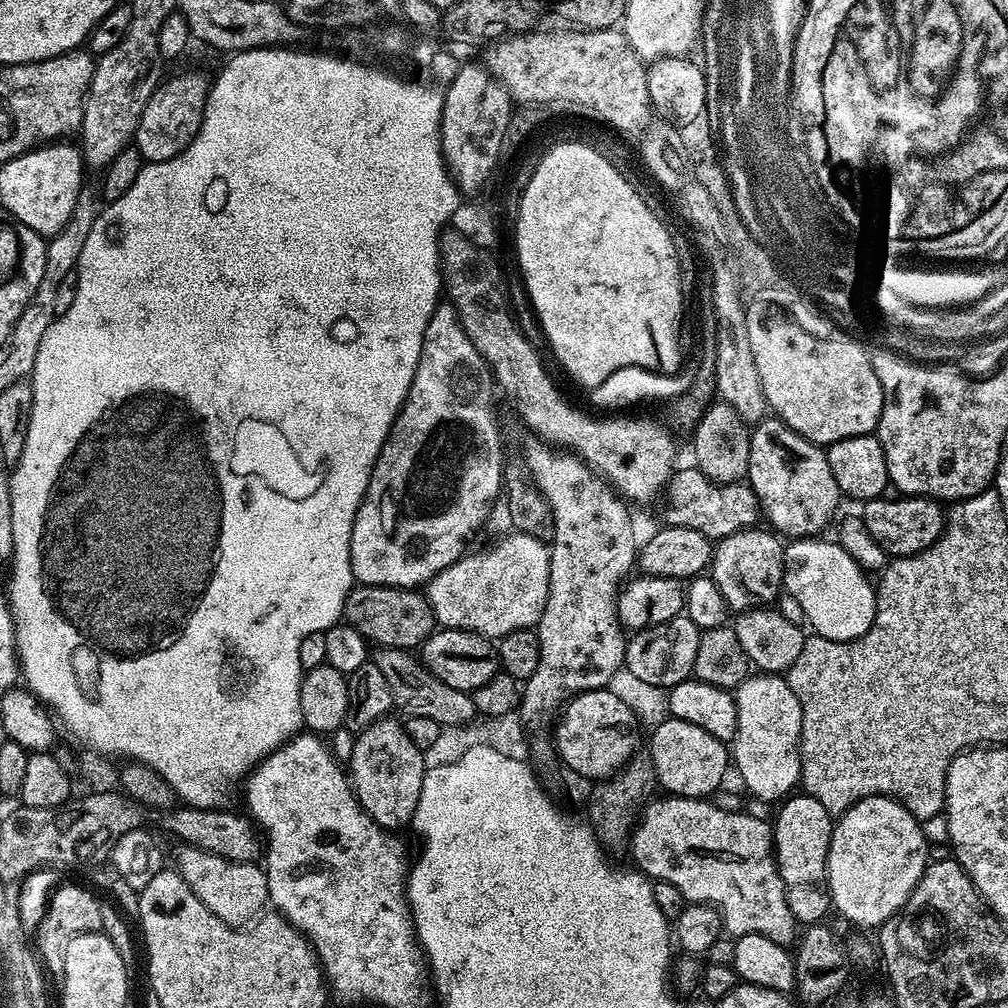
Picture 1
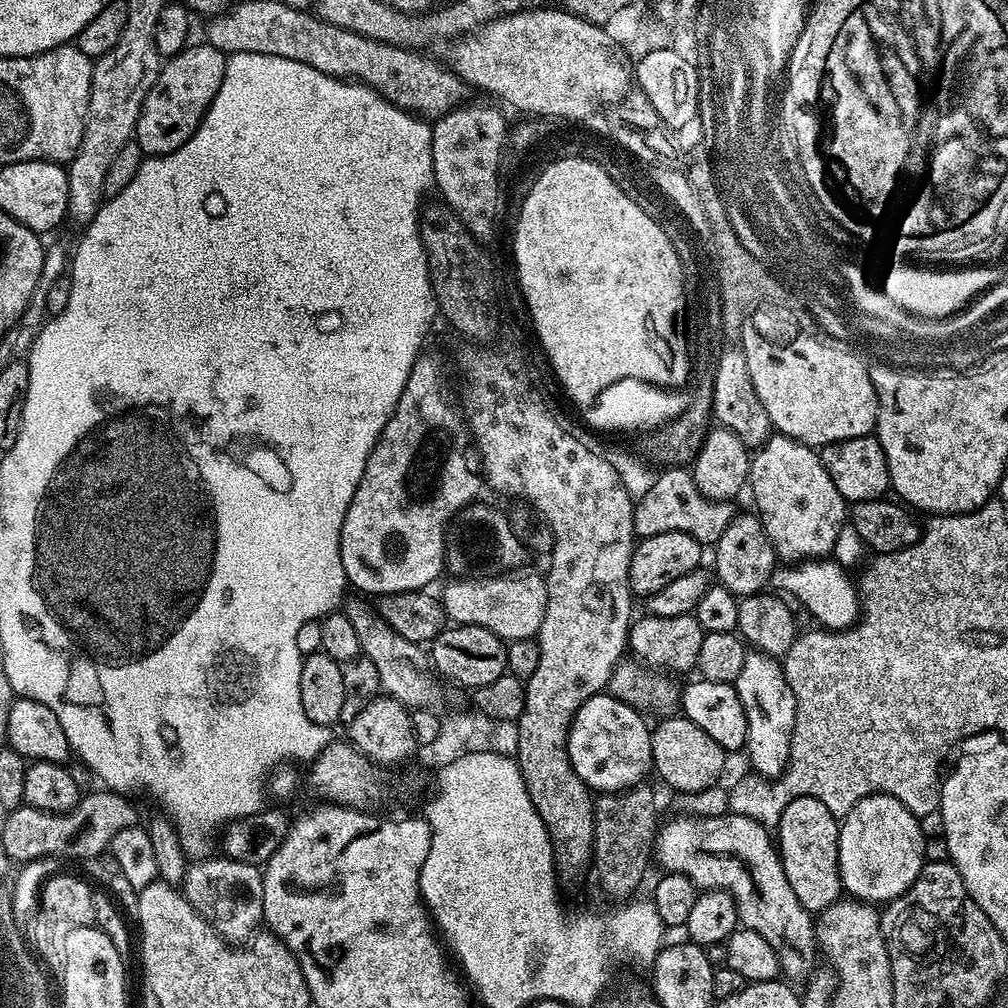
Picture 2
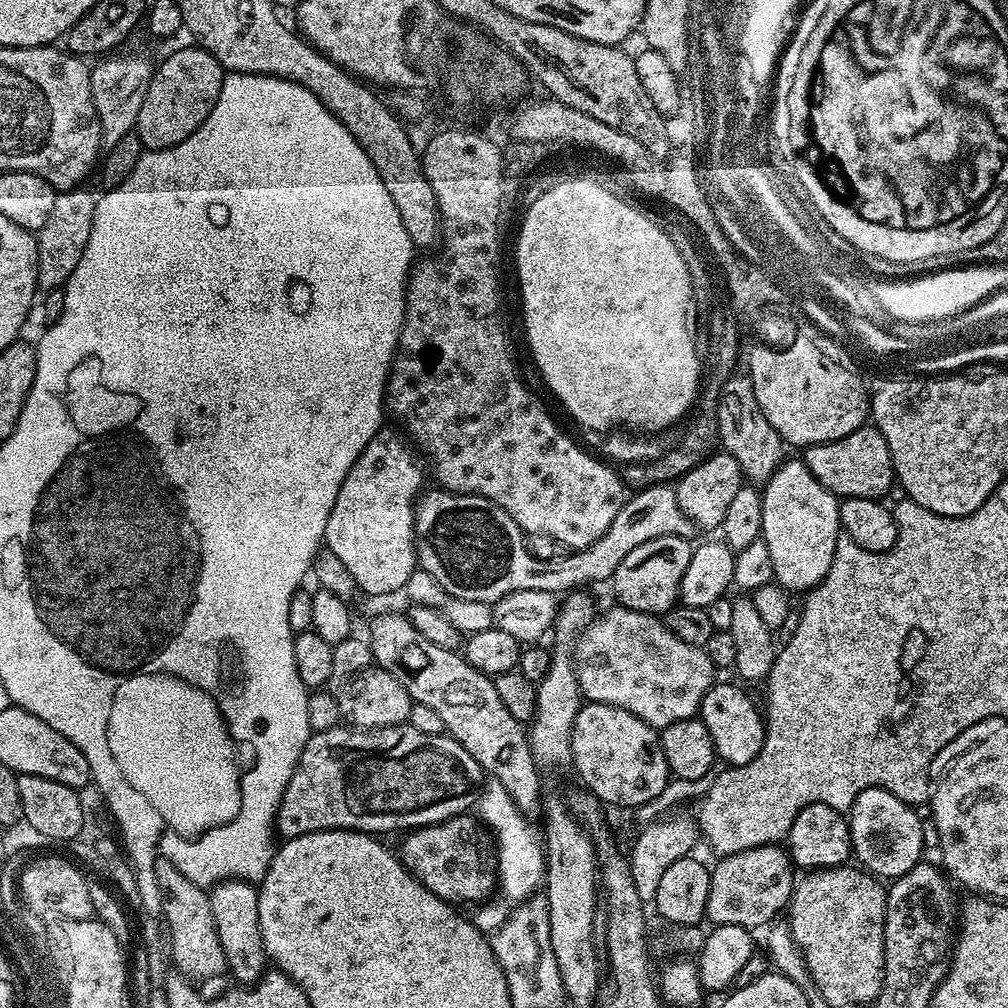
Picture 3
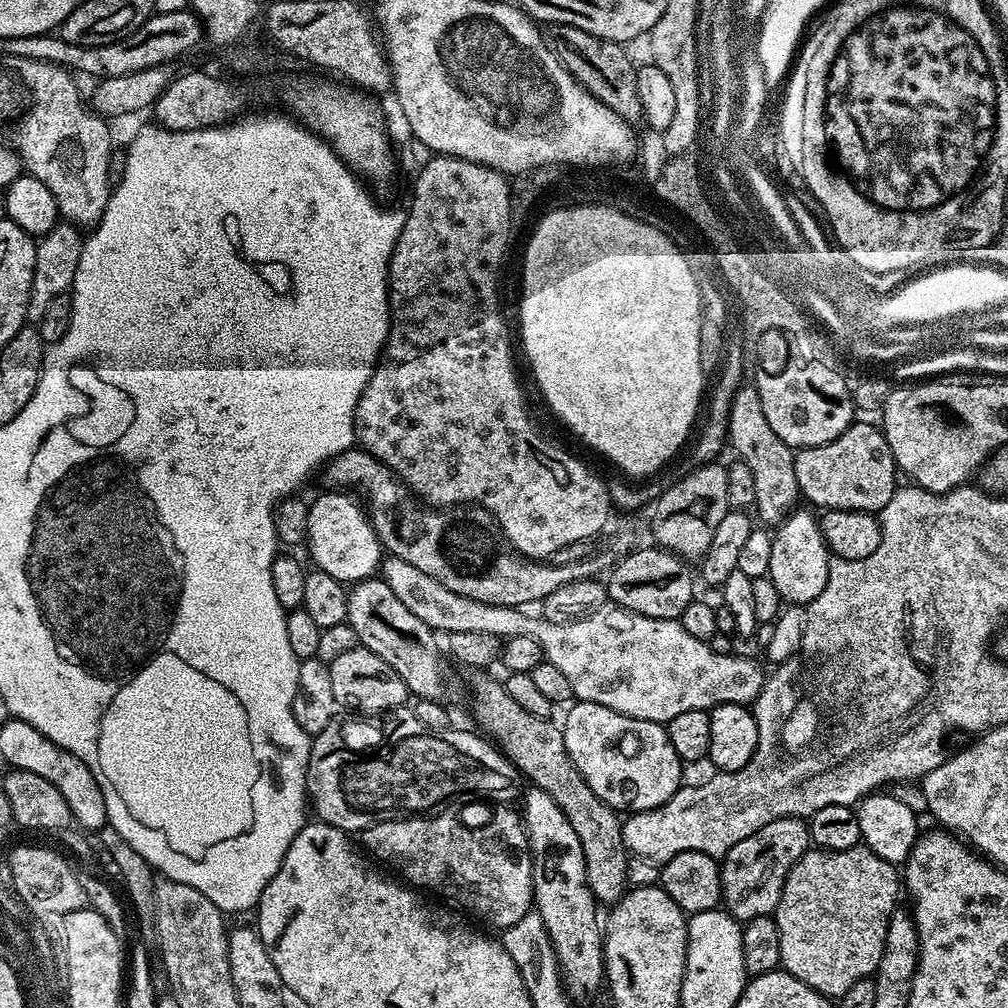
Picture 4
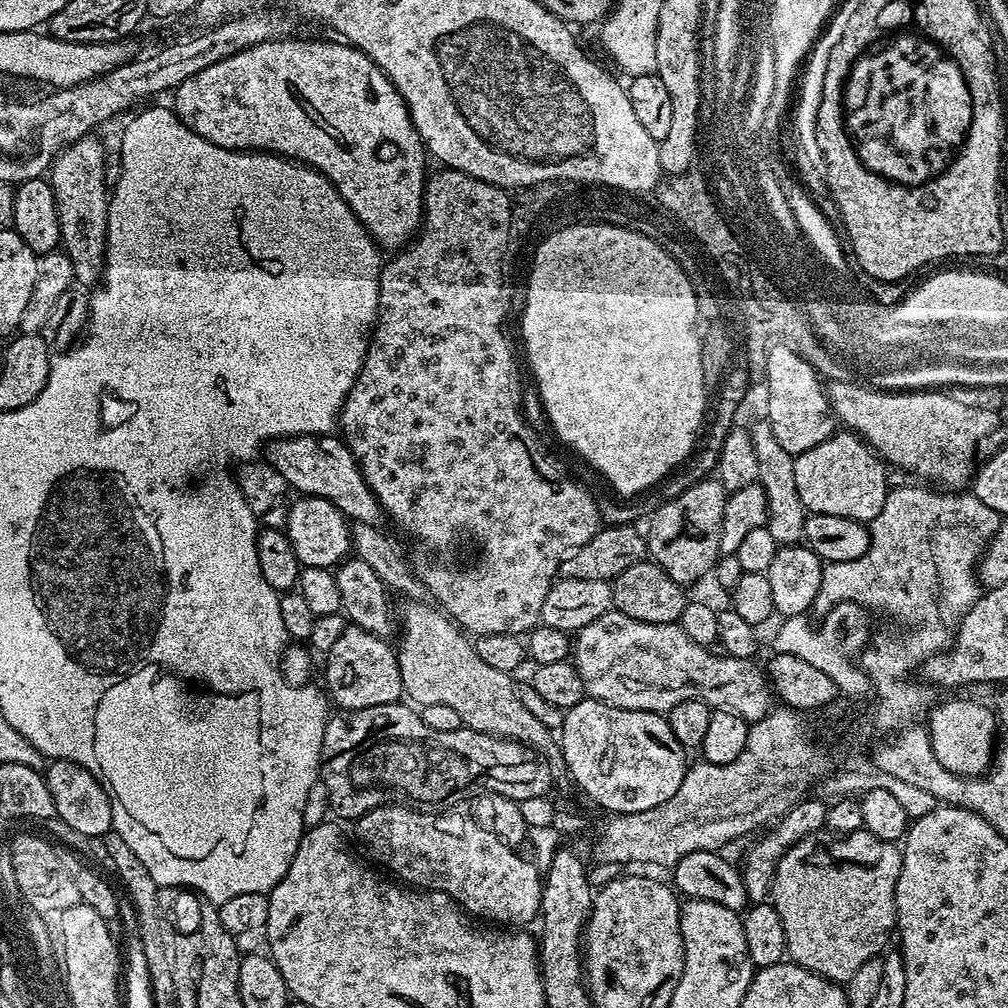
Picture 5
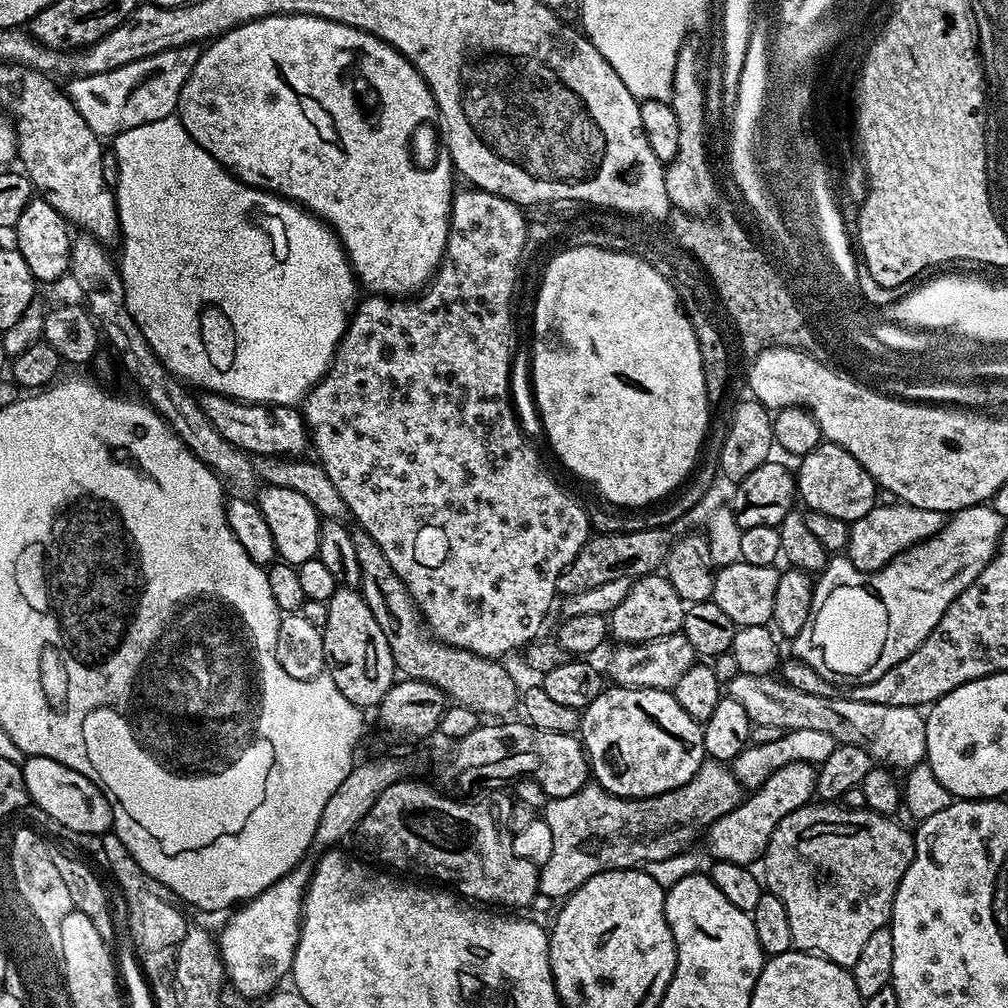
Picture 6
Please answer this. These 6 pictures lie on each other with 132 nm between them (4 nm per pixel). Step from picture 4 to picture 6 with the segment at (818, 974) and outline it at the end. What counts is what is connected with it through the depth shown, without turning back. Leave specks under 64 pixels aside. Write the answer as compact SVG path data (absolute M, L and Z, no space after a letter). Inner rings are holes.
M813 802L807 804L798 810L794 810L794 814L786 814L786 818L782 818L782 822L778 822L778 826L768 843L768 849L764 851L762 857L762 865L764 864L762 880L767 891L774 893L778 898L782 898L782 902L786 906L786 914L790 914L792 943L799 951L815 952L818 956L824 956L836 964L841 964L844 968L851 969L852 964L858 962L858 954L862 954L862 946L866 946L866 941L869 940L870 934L874 934L874 930L883 928L889 923L892 915L894 894L898 890L901 878L906 874L906 870L914 858L914 850L916 849L916 840L913 833L911 836L906 829L899 828L895 824L896 822L891 816L869 812L867 808L846 808L836 802Z

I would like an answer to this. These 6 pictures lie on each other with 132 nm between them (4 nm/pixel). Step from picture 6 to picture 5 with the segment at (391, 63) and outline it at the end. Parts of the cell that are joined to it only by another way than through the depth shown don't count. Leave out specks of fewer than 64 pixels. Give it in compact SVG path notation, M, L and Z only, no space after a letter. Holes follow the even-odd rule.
M296 39L258 42L258 46L250 46L222 62L214 62L214 66L206 66L206 70L194 74L194 78L186 78L186 82L182 82L182 86L178 86L174 90L176 117L180 119L181 124L186 125L190 130L194 130L202 138L206 138L206 142L210 142L214 146L271 152L274 156L287 156L289 160L306 164L315 172L322 173L335 186L338 194L342 194L342 198L348 203L350 210L354 210L358 222L364 224L364 229L372 235L373 240L381 249L403 249L415 237L424 215L424 185L426 183L424 156L426 157L426 149L418 130L412 124L412 116L408 112L402 94L398 94L398 90L392 85L386 73L360 48L347 42L337 42L335 39L332 39L333 41Z

